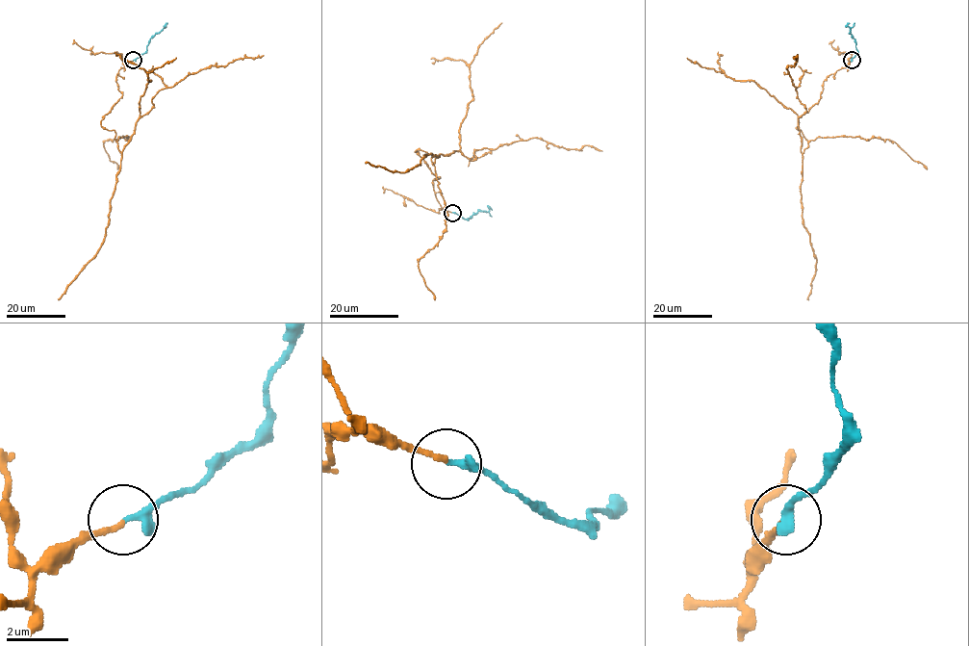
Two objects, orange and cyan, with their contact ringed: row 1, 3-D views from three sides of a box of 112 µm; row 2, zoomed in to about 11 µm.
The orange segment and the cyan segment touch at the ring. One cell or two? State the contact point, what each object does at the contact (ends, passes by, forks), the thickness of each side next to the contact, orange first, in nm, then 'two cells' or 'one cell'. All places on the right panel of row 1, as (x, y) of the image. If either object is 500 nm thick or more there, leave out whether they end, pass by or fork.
at (852, 60); orange ends there; cyan ends there; 160 nm thick on the orange side, 280 nm on the other; one cell

